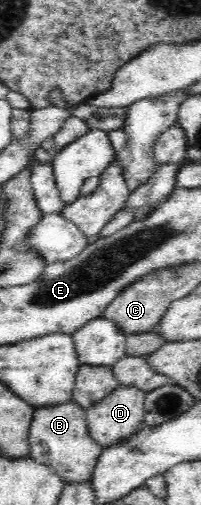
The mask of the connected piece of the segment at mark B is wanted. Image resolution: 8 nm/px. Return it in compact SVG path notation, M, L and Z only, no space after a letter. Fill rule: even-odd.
M72 398L61 405L43 405L33 409L29 427L30 455L35 461L48 465L66 483L92 481L97 457L104 449L91 436L86 420L86 410Z

